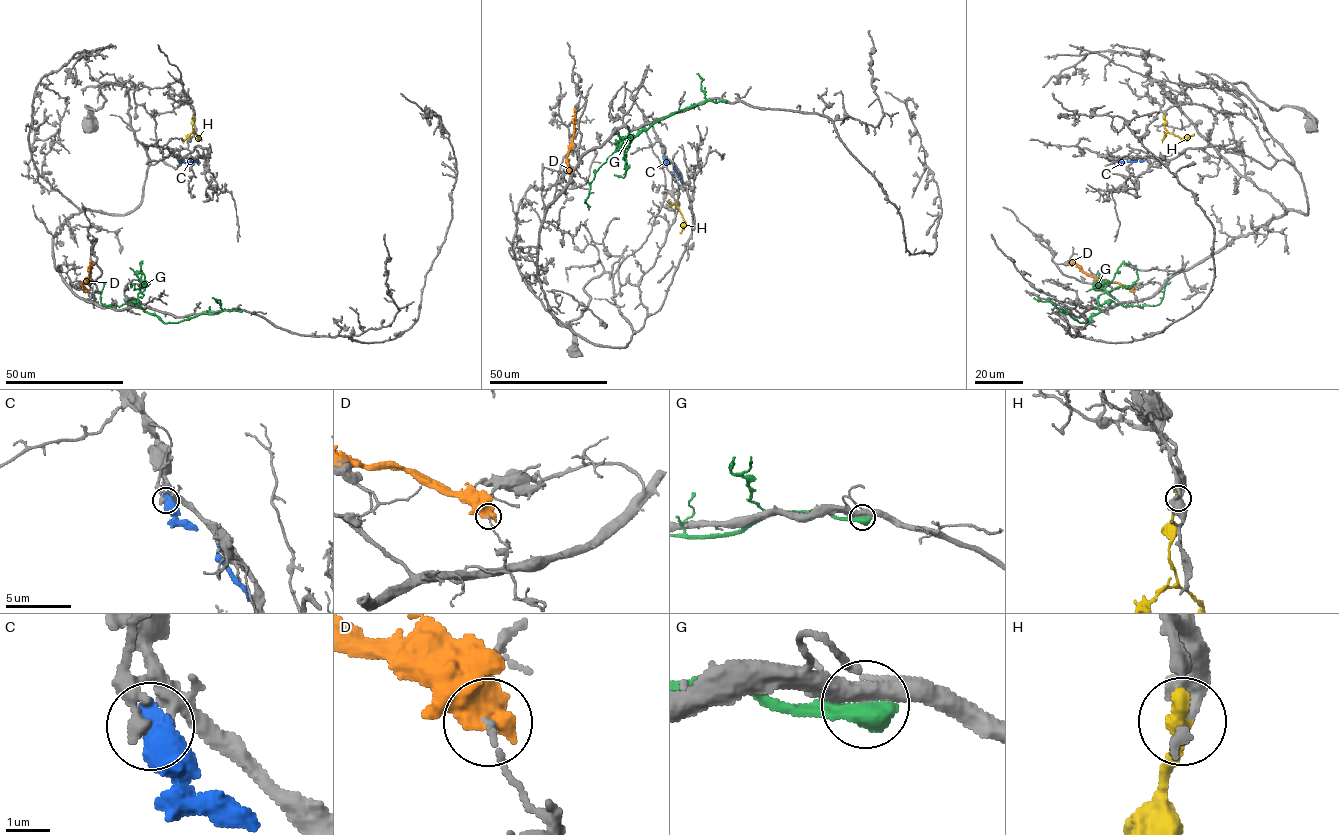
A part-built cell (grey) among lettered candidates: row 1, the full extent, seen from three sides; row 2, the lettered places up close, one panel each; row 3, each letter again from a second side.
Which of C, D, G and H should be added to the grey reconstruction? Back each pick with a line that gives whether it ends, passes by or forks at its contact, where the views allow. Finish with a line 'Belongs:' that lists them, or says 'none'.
H: it ends there
Belongs: H

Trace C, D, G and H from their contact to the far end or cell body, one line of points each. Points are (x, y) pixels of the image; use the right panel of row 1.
C: (1119, 161), (1144, 160)
D: (1133, 291), (1117, 283), (1088, 276), (1069, 261)
G: (1061, 310), (1079, 322), (1088, 323), (1100, 311), (1100, 304), (1113, 301), (1123, 306), (1157, 305), (1170, 282)
H: (1164, 117), (1168, 132), (1183, 139), (1194, 133)

